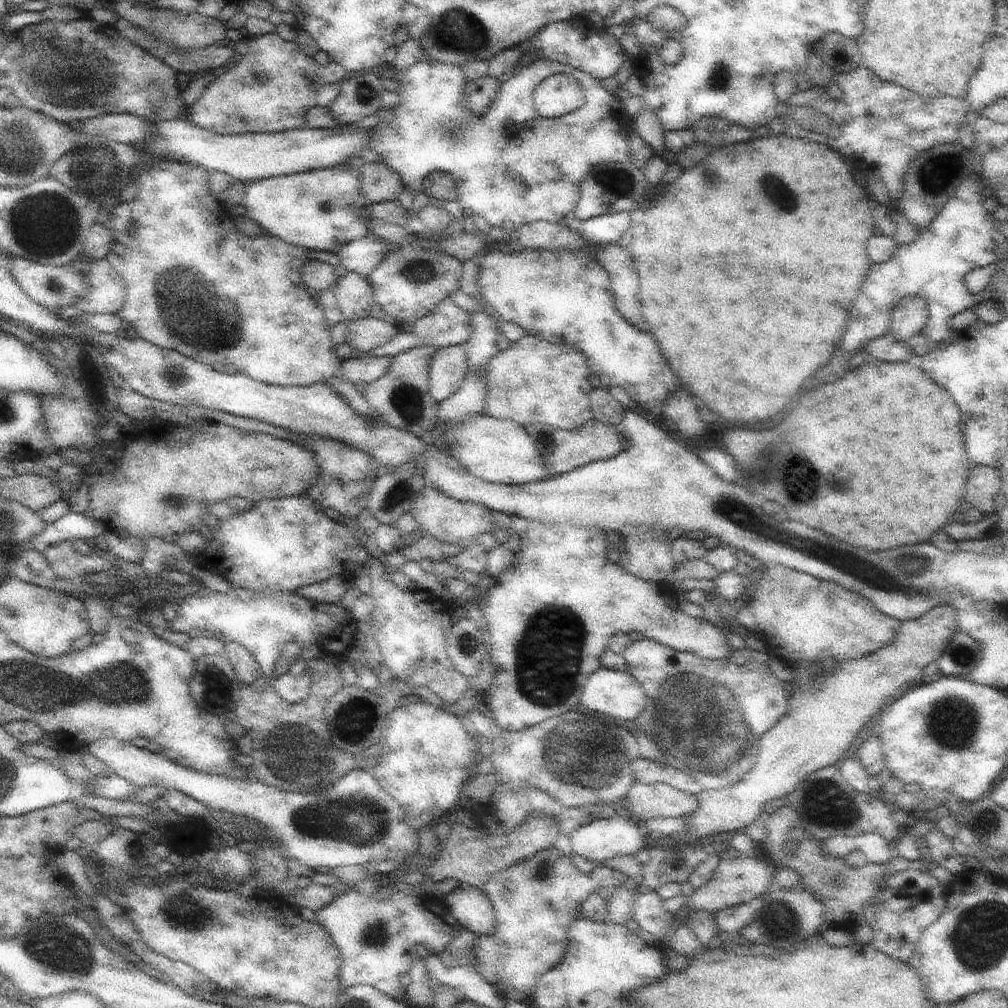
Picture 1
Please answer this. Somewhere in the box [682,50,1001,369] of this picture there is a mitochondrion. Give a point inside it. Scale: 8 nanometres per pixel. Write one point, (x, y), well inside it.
(934, 169)

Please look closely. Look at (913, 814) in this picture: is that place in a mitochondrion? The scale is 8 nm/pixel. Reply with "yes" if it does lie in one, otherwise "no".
no

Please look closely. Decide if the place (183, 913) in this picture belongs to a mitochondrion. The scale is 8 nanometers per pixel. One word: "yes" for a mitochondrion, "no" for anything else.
yes

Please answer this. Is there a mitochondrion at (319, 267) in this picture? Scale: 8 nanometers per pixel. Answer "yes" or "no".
no

